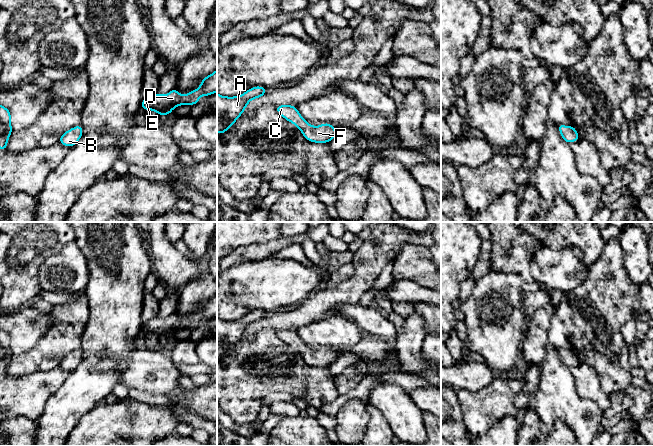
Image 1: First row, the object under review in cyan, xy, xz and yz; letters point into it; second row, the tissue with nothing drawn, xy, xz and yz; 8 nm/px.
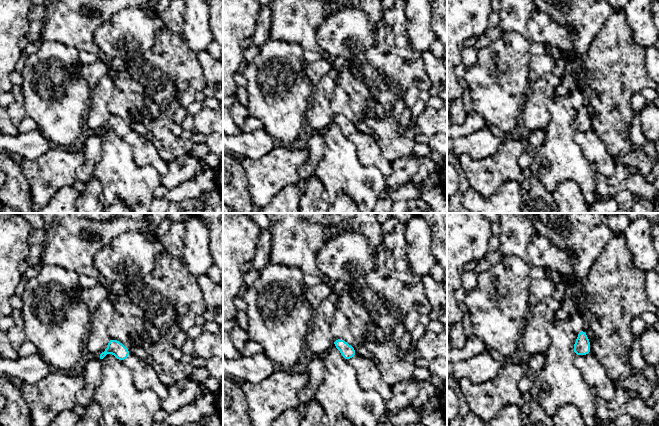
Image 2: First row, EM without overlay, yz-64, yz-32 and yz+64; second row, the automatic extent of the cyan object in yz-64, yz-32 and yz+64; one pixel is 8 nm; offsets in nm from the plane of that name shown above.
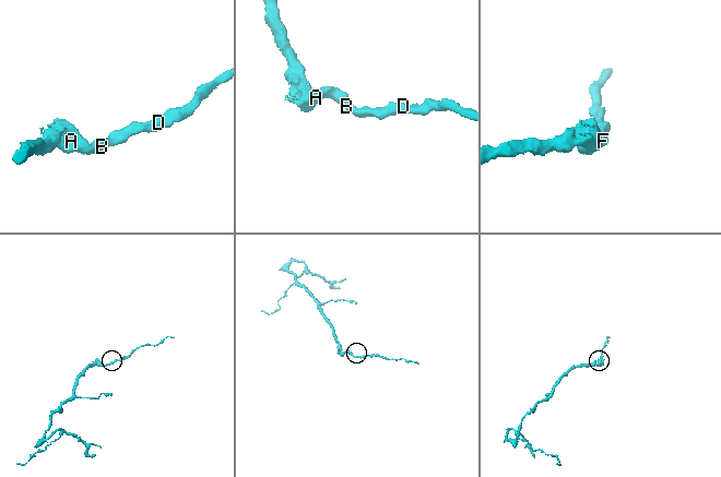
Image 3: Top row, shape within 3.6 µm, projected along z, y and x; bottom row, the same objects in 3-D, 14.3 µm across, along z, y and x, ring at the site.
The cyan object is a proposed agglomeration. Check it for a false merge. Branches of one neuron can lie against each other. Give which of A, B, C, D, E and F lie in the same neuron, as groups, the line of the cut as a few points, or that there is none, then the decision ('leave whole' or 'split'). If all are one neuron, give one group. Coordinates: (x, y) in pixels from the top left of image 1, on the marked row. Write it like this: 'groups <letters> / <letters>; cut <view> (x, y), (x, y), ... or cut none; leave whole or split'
groups A B C D E F; cut none; leave whole

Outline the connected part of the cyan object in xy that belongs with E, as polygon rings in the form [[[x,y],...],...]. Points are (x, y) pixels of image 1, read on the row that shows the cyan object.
[[[217,69],[210,75],[202,79],[200,86],[185,94],[181,95],[176,88],[169,93],[161,95],[158,92],[152,96],[143,98],[141,108],[152,110],[158,115],[170,115],[173,109],[178,106],[187,104],[193,106],[199,102],[202,96],[210,96],[217,92]]]

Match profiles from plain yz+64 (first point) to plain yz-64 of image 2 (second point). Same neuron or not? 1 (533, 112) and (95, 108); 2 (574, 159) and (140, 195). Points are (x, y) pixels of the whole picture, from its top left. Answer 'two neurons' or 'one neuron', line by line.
1: one neuron
2: one neuron

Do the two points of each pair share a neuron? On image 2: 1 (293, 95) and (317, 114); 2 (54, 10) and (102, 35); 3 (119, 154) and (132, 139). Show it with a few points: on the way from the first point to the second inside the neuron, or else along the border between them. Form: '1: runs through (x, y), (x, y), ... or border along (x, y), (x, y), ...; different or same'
1: border along (314, 86), (305, 123); different
2: border along (112, 15), (93, 36), (100, 54); different
3: border along (121, 138), (130, 147), (132, 157), (138, 165); different

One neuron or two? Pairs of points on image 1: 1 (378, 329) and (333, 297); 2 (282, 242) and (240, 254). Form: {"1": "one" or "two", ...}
{"1": "two", "2": "one"}

